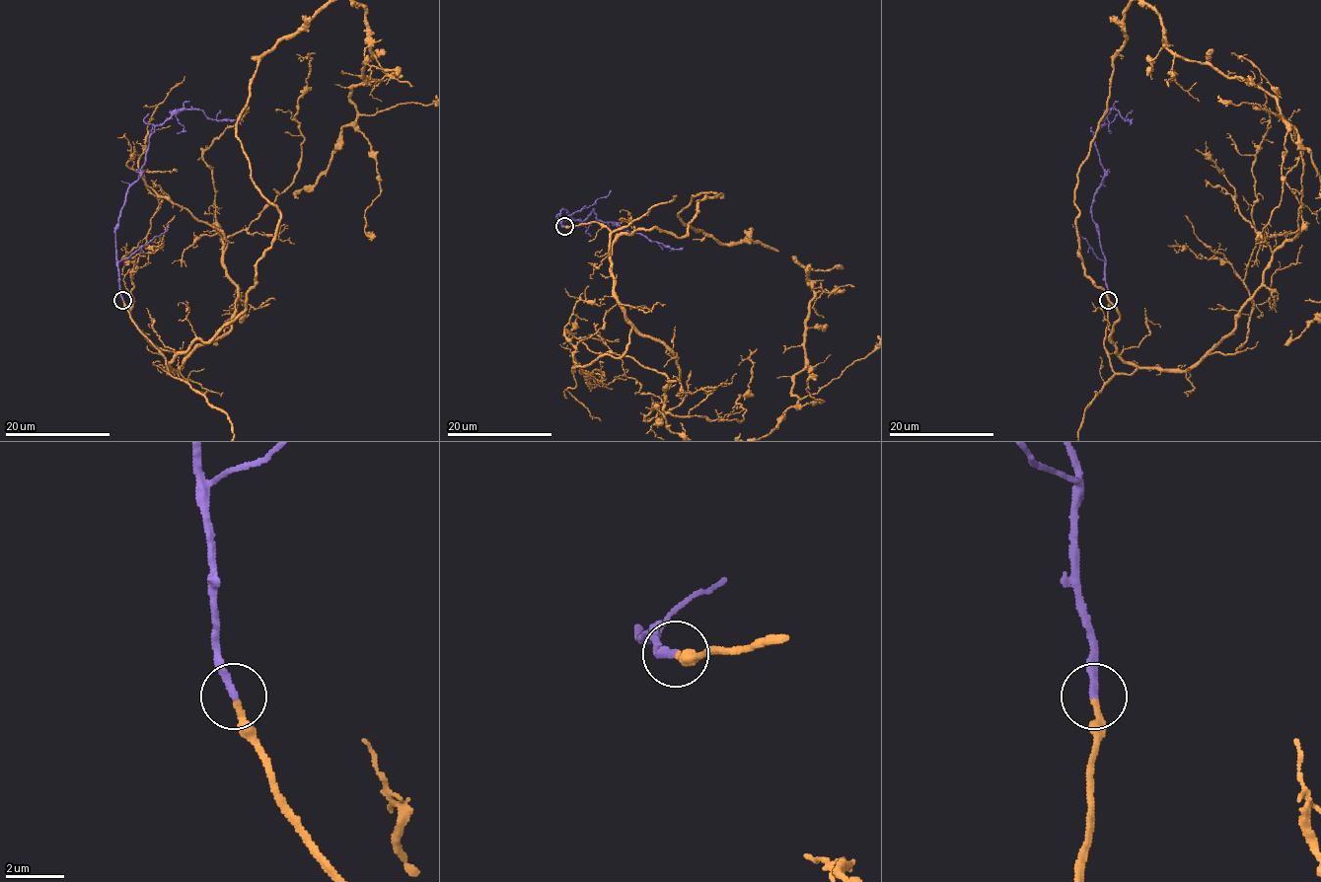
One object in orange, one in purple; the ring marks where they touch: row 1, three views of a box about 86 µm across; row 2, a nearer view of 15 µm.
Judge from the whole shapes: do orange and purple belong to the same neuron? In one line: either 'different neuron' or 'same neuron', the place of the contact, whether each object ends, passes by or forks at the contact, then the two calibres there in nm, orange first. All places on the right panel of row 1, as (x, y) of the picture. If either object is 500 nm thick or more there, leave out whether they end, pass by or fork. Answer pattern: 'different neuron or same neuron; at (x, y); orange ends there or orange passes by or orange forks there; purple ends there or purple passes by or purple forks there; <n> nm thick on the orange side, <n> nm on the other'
same neuron; at (1108, 300); orange ends there; purple ends there; 240 nm thick on the orange side, 260 nm on the other

